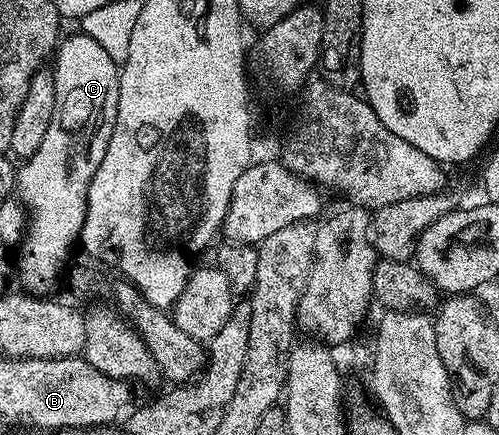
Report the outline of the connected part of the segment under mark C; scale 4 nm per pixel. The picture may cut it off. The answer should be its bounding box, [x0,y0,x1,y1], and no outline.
[16,33,120,297]

